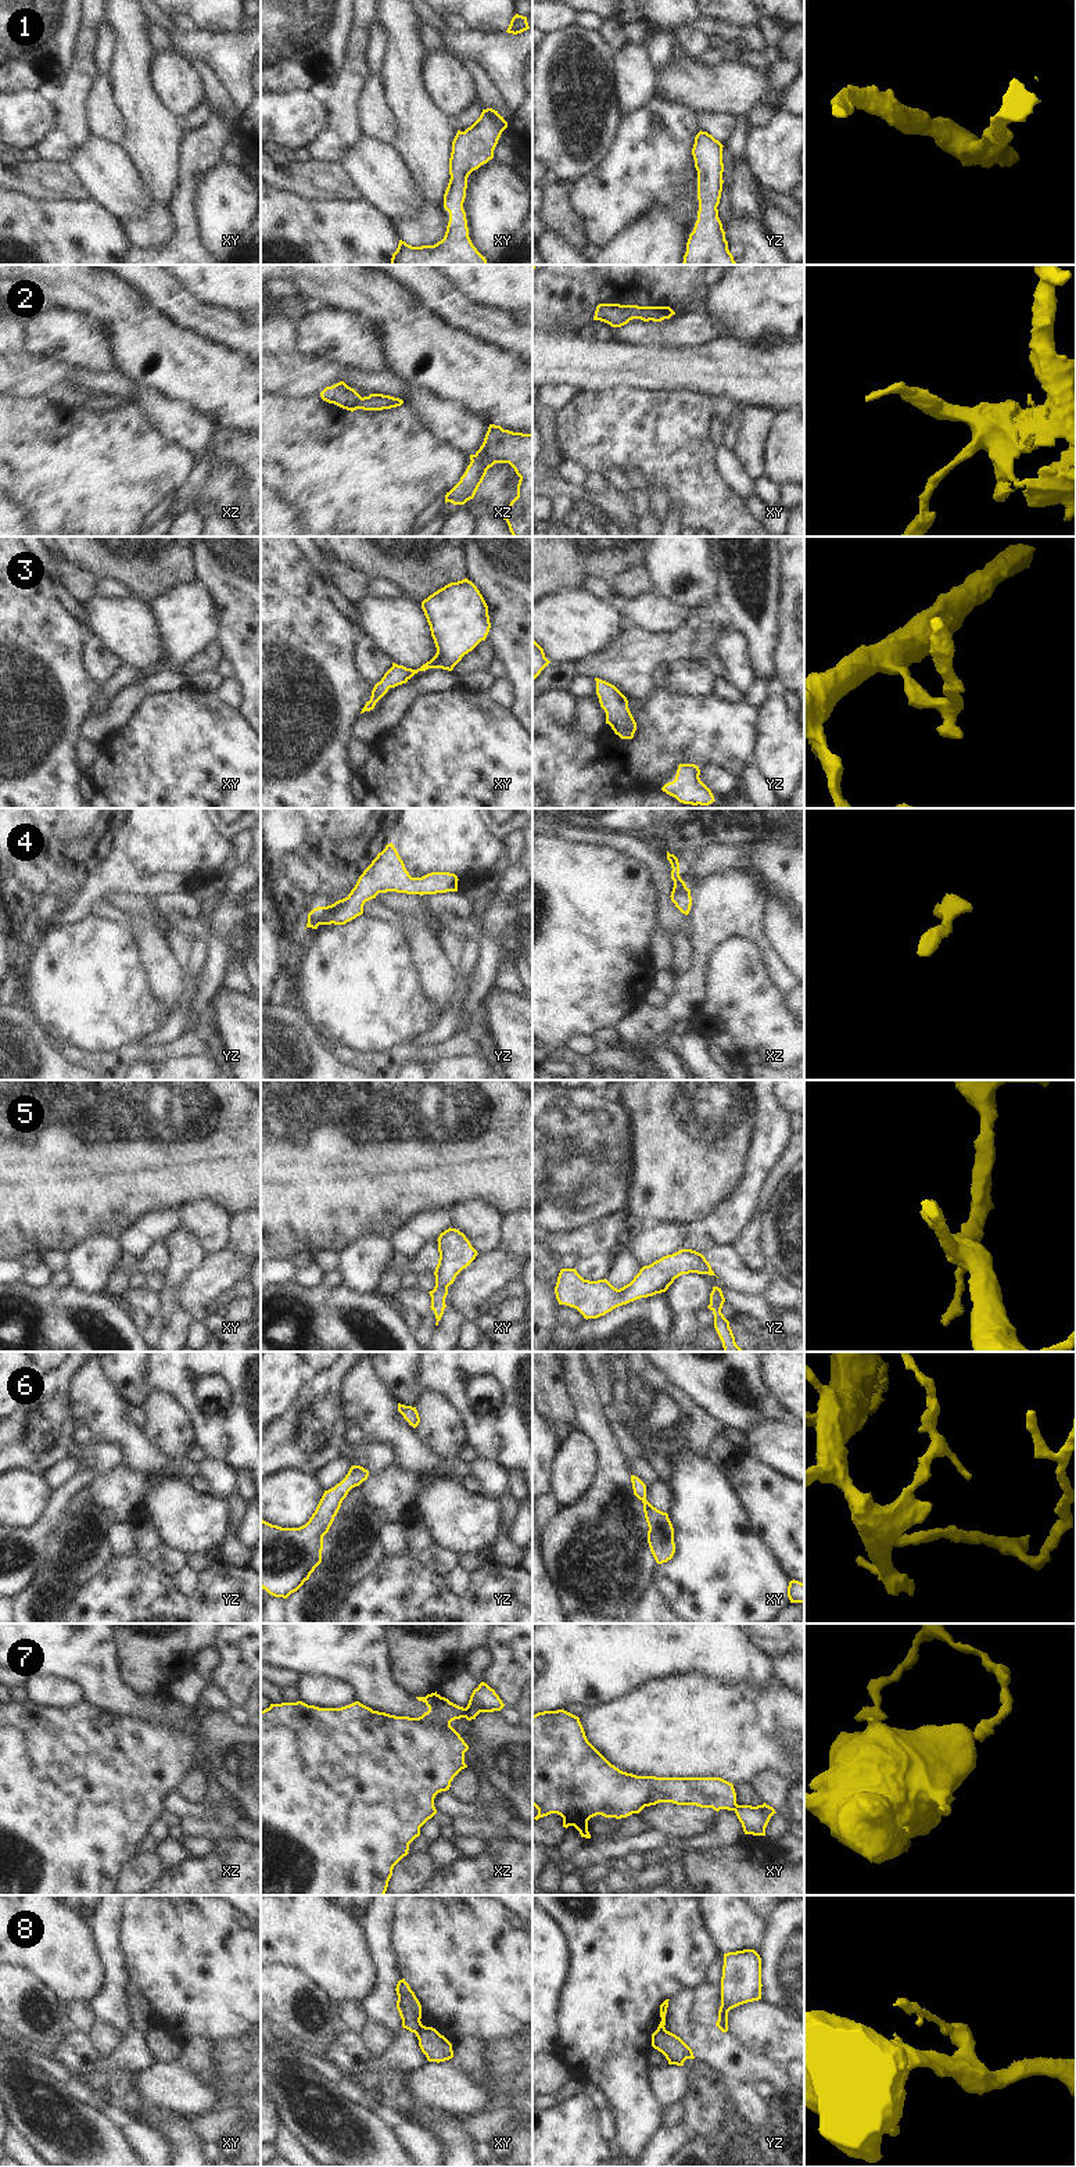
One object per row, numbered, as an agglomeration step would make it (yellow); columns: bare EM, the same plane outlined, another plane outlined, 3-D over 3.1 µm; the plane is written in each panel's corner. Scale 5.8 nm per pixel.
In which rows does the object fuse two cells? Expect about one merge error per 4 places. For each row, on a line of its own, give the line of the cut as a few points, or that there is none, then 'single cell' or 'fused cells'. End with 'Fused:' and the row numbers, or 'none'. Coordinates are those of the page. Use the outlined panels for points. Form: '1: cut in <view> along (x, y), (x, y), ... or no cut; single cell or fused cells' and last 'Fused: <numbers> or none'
1: no cut; single cell
2: no cut; single cell
3: no cut; single cell
4: no cut; single cell
5: no cut; single cell
6: no cut; single cell
7: cut in xz along (463, 1708), (465, 1717); fused cells
8: cut in xy along (422, 2024), (415, 2033); fused cells
Fused: 7, 8

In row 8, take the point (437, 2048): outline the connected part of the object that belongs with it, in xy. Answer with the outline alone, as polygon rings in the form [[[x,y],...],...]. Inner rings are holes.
[[[422,2026],[416,2037],[428,2062],[440,2063],[453,2057],[452,2044],[435,2028]]]

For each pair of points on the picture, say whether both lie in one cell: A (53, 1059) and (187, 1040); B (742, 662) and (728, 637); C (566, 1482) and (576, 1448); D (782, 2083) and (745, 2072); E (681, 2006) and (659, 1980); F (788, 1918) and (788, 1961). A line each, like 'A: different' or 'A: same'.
A: different
B: same
C: same
D: same
E: different
F: same

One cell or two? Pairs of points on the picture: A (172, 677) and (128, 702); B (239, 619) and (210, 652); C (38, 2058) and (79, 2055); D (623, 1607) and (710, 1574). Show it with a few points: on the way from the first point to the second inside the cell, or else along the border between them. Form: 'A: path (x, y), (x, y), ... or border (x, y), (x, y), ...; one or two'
A: border (133, 684), (147, 693); two
B: border (214, 639), (222, 655); two
C: border (56, 2058), (74, 2074); two
D: border (656, 1563), (651, 1581); two

